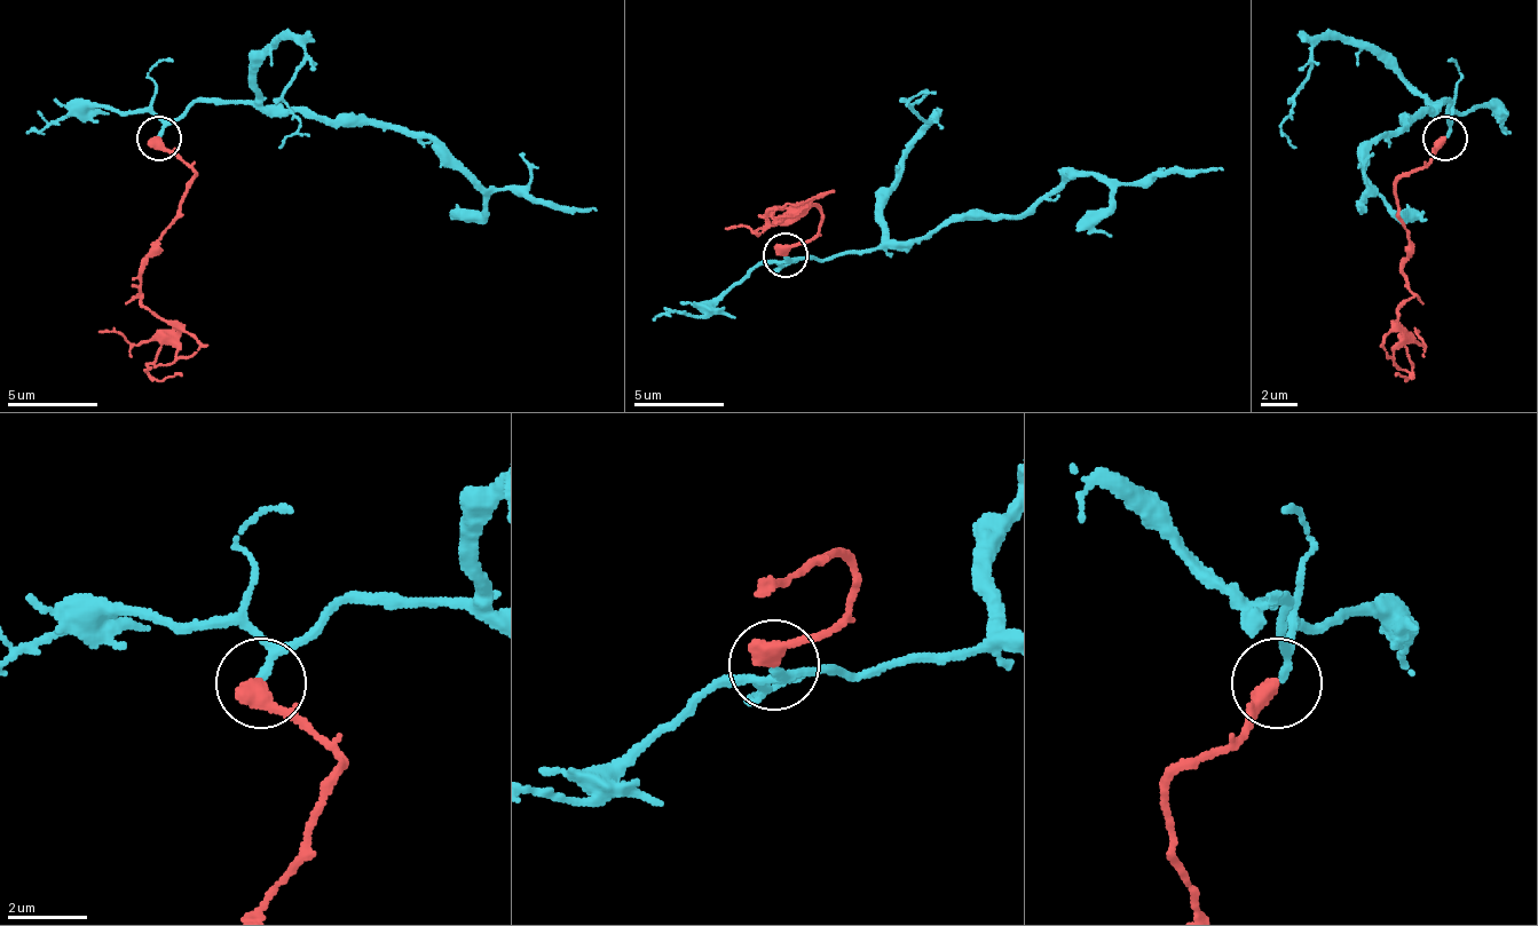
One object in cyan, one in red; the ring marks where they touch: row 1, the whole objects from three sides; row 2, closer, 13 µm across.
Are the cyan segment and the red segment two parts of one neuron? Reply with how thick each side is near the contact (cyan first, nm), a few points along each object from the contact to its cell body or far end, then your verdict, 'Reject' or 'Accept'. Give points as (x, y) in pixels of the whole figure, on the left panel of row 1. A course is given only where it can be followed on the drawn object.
Thickness 140 nm (cyan) against 480 nm. Course of cyan: (159, 137), (196, 101), (394, 124), (425, 133), (483, 187), (596, 208). Course of red: (159, 137), (196, 173), (182, 213), (142, 267), (142, 303), (168, 326), (133, 343), (115, 330), (96, 330). Accept

